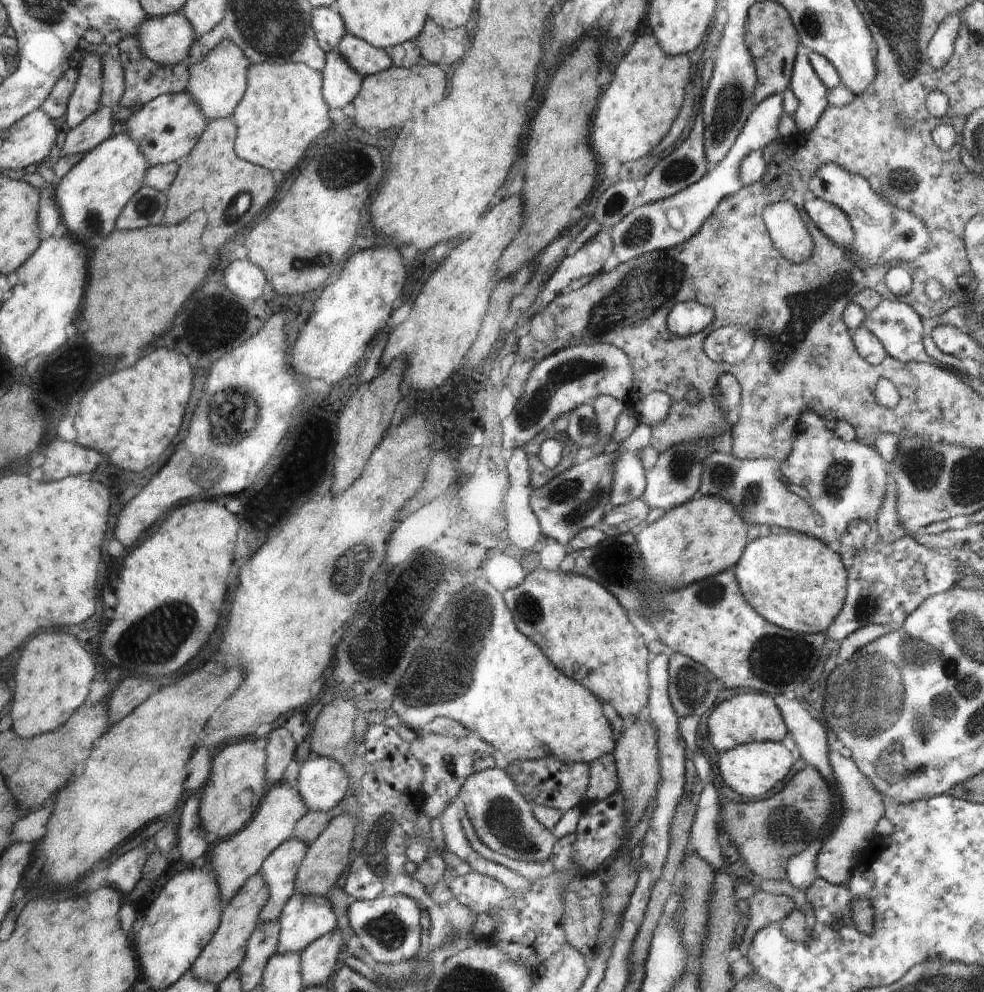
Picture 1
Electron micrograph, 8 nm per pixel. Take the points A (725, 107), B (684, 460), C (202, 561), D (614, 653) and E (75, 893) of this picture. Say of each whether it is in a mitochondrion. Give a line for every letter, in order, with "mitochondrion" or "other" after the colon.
A: mitochondrion
B: mitochondrion
C: other
D: other
E: other

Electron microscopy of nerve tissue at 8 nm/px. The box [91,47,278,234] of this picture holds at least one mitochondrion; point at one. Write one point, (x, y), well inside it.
(231, 203)

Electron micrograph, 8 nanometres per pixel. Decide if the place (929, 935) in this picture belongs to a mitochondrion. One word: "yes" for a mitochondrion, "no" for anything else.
no

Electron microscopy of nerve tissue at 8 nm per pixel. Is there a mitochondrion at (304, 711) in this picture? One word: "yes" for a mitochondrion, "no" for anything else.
no

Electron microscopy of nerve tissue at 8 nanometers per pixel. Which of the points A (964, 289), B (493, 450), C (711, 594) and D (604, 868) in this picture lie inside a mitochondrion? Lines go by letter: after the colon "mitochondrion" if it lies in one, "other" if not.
A: other
B: other
C: mitochondrion
D: other

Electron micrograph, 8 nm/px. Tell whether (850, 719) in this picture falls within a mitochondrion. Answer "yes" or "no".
yes

